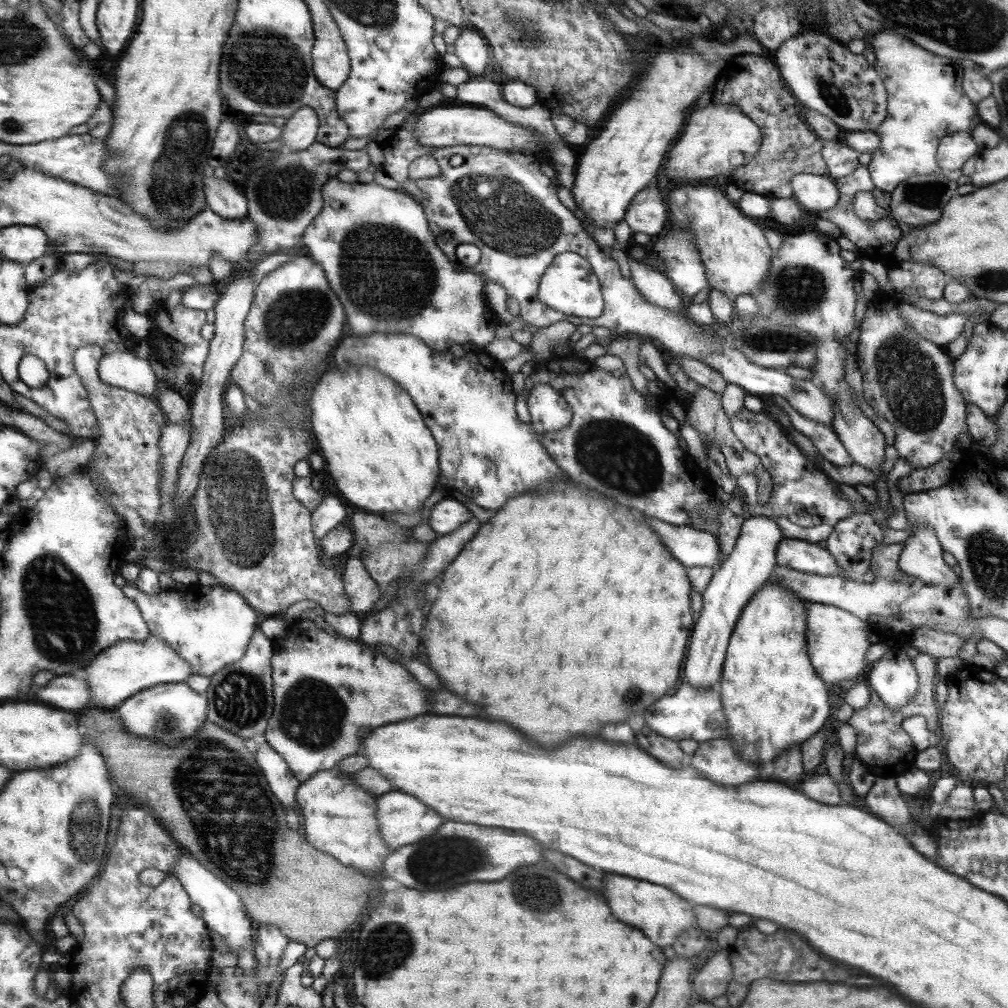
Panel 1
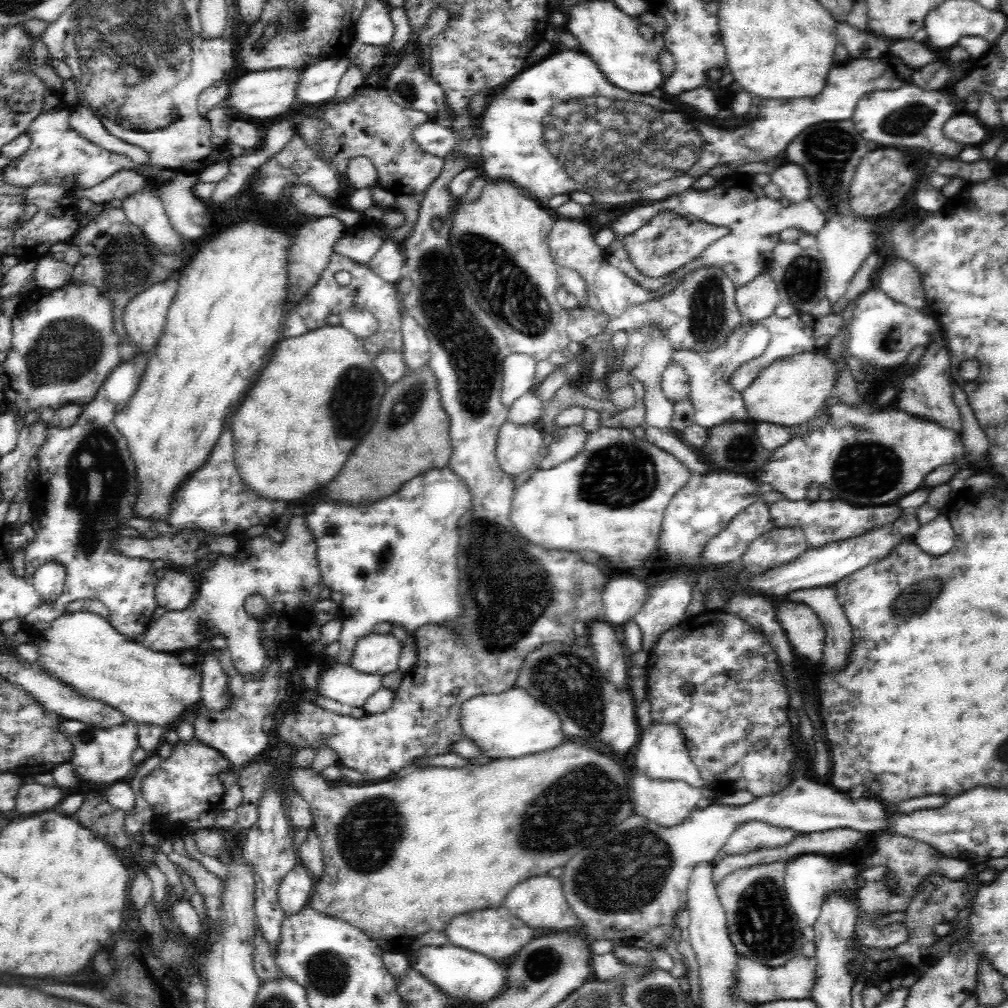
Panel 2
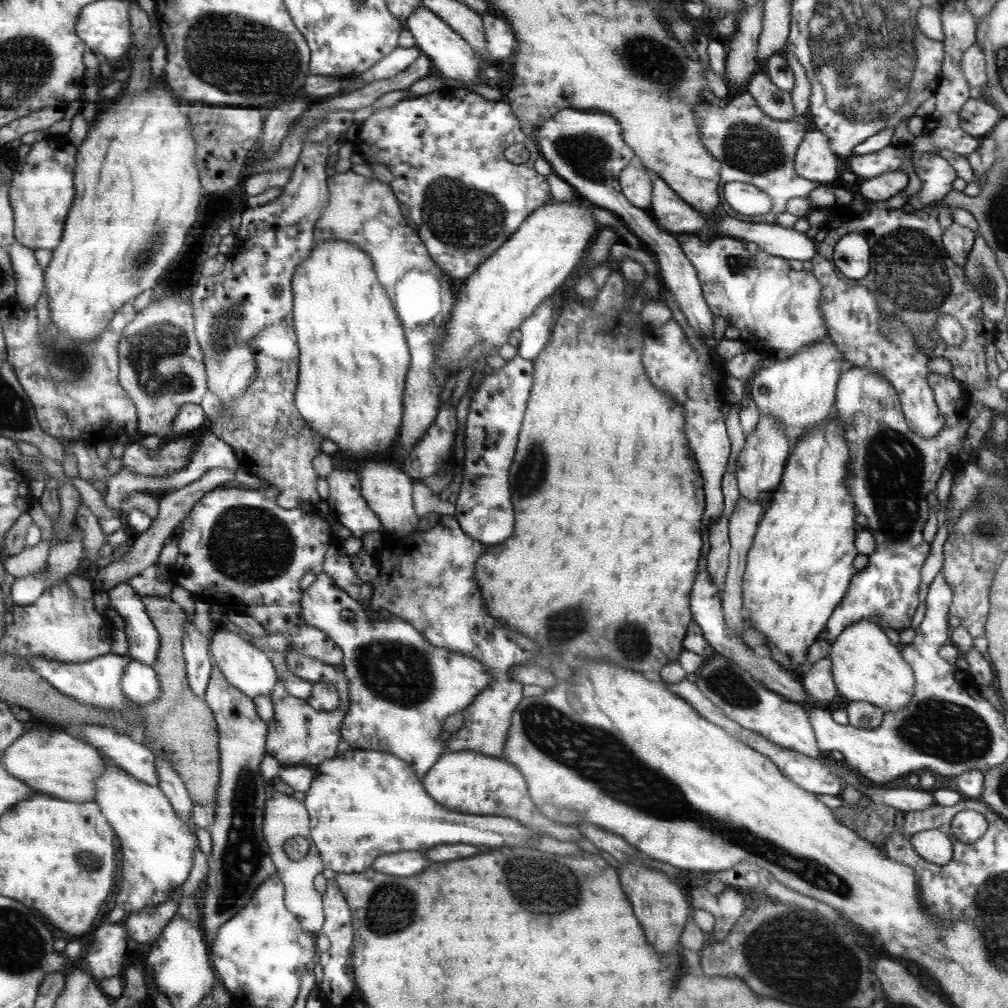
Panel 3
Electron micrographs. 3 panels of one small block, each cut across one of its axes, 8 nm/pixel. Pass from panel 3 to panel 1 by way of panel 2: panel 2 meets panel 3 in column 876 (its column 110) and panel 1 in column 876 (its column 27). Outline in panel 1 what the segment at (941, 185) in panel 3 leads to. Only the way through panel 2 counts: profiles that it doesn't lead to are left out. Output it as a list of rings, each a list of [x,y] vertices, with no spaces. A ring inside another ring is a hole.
[[[888,32],[870,33],[866,40],[872,44],[876,57],[874,67],[887,91],[887,114],[874,132],[879,137],[879,148],[871,153],[867,167],[874,186],[886,192],[916,175],[922,180],[944,174],[937,163],[937,149],[941,140],[956,132],[972,134],[983,123],[977,108],[966,97],[965,70],[958,62],[938,56],[914,44],[914,41]]]

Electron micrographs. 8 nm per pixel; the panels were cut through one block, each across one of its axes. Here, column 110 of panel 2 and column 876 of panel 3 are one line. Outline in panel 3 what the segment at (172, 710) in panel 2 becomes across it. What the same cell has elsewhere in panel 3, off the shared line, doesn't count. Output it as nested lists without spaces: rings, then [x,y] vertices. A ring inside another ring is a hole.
[[[872,621],[851,625],[830,647],[833,677],[841,690],[843,703],[862,700],[888,713],[904,710],[912,702],[916,695],[913,667],[904,659],[900,646],[890,642],[881,626]]]

